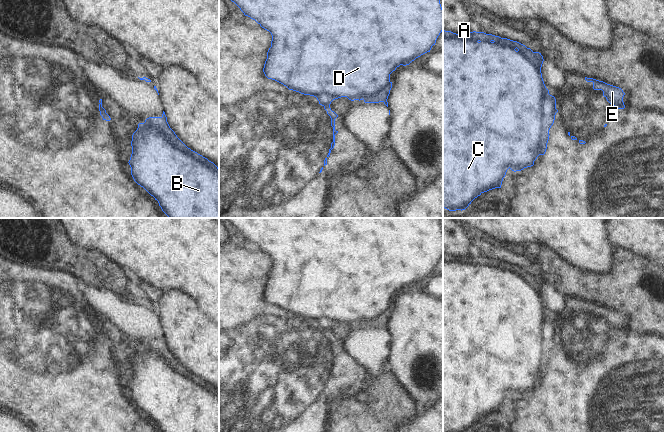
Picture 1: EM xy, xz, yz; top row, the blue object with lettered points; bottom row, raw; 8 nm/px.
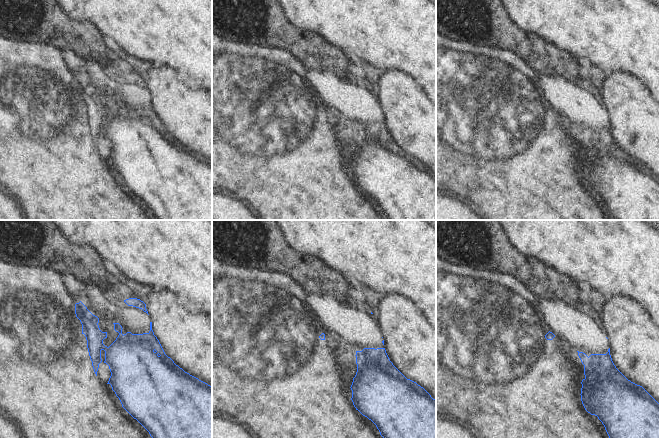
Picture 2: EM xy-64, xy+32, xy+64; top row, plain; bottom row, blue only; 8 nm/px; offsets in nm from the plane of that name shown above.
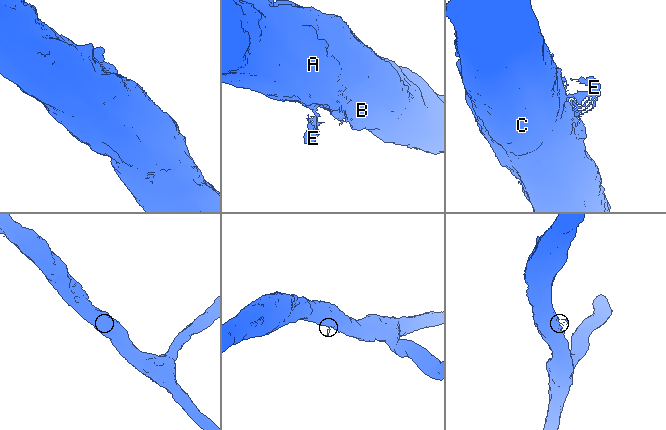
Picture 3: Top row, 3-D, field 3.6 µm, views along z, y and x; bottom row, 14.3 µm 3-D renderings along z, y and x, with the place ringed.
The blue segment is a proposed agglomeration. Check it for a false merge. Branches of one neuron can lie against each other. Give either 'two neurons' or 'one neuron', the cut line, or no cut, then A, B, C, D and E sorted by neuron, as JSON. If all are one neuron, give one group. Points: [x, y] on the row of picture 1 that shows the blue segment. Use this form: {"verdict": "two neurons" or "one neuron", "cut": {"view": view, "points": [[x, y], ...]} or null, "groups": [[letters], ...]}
{"verdict": "two neurons", "cut": {"view": "xz", "points": [[329, 105], [324, 107]]}, "groups": [["A", "B", "C", "D"], ["E"]]}

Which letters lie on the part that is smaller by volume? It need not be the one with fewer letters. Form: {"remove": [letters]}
{"remove": ["E"]}

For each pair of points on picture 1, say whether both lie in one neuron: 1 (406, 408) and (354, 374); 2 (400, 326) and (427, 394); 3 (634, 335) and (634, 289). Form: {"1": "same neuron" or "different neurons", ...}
{"1": "different neurons", "2": "same neuron", "3": "different neurons"}

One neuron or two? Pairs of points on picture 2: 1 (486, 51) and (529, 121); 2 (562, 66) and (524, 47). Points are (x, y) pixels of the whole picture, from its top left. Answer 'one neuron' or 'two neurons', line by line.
1: one neuron
2: one neuron

